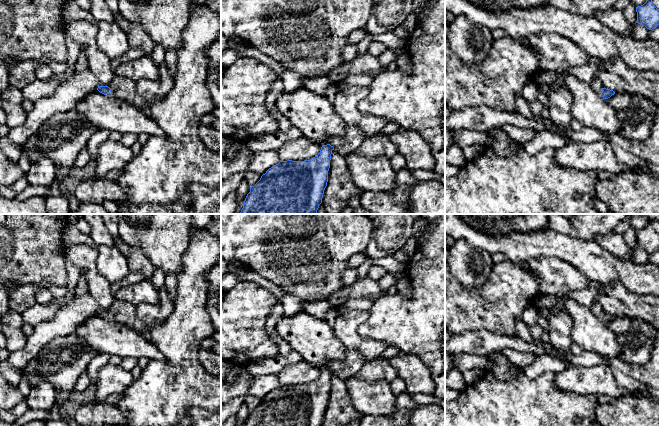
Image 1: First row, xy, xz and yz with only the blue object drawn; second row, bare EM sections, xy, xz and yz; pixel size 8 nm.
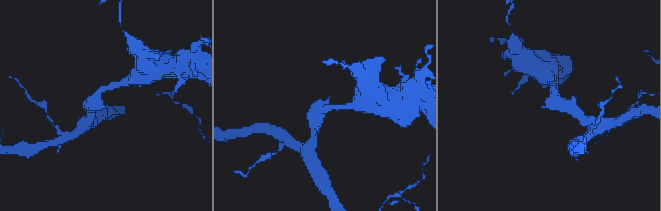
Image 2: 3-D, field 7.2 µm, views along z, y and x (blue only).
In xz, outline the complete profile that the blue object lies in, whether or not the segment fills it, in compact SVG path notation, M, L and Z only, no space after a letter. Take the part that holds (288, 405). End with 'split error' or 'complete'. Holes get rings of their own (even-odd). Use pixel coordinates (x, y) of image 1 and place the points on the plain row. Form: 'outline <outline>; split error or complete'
outline M355 349L345 350L343 361L333 361L320 377L305 385L280 385L252 411L244 426L322 426L328 406L332 375L346 380L357 374L366 360Z; split error

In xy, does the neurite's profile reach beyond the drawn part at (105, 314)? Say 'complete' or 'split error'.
split error

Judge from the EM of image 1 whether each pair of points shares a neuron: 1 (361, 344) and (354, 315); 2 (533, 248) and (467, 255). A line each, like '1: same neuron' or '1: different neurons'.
1: same neuron
2: different neurons

